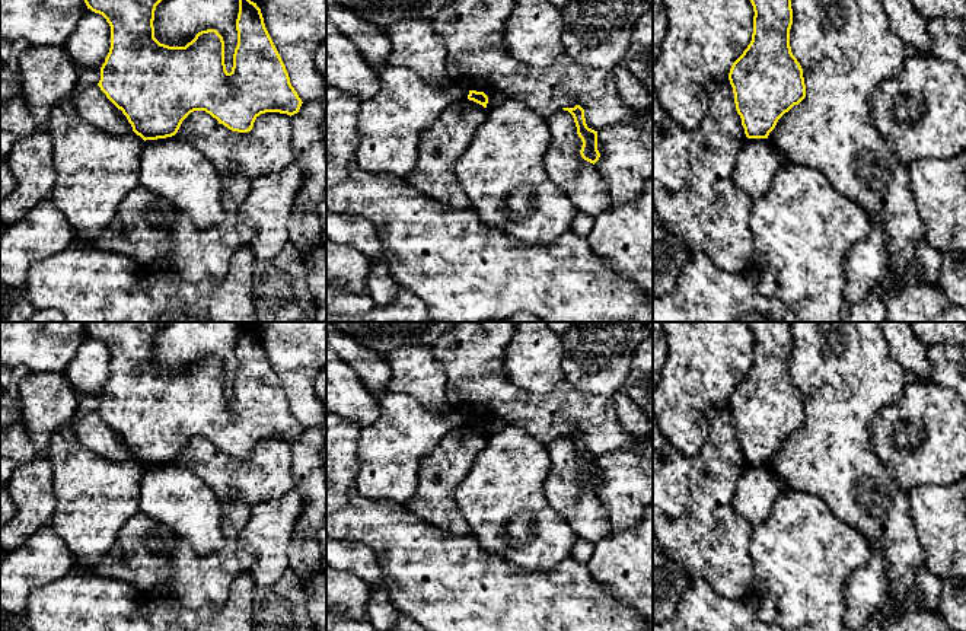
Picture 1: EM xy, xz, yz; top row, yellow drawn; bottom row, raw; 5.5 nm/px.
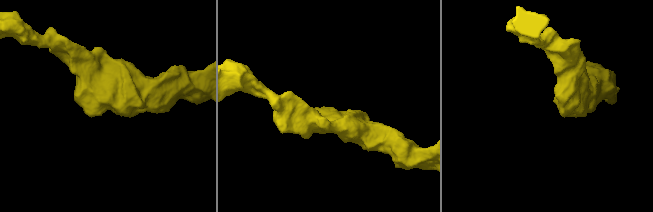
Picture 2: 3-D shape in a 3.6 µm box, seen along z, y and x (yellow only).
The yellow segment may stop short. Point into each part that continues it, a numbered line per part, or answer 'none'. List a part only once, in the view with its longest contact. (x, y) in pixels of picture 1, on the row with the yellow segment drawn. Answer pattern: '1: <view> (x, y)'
none

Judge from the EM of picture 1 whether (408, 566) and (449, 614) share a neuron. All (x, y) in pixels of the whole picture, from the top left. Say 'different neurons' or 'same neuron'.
same neuron

